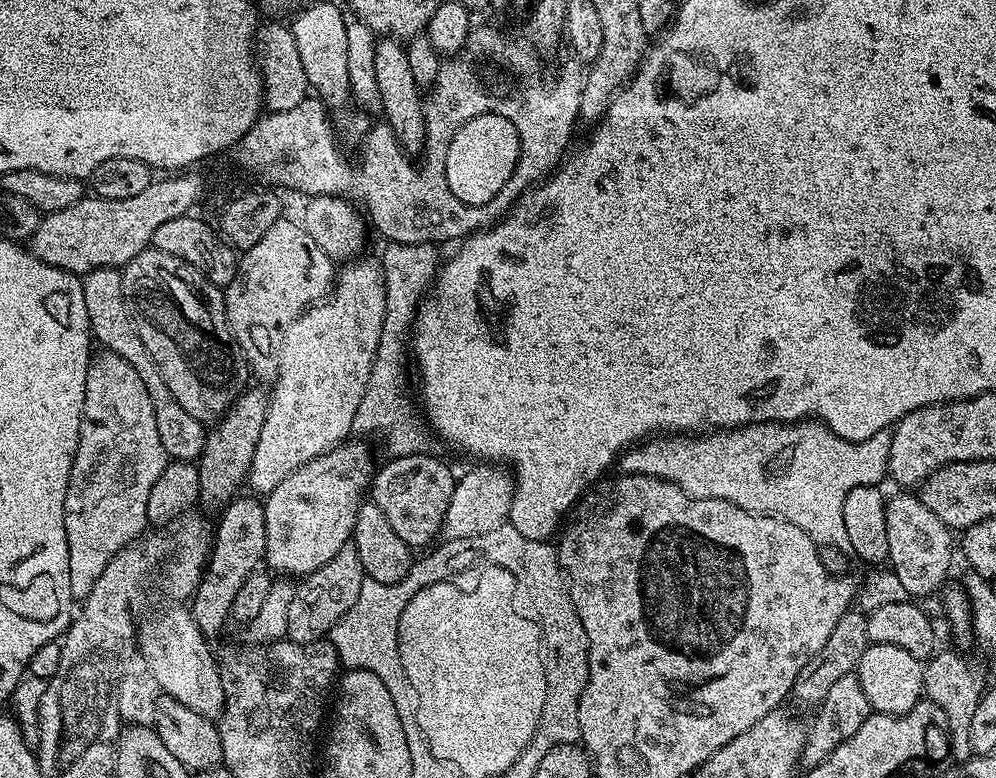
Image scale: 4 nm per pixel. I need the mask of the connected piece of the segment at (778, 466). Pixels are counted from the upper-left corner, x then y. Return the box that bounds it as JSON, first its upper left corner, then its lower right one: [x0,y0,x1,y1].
[618,418,891,553]

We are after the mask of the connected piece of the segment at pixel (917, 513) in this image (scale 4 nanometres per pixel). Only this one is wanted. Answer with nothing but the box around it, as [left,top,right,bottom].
[885,490,953,597]

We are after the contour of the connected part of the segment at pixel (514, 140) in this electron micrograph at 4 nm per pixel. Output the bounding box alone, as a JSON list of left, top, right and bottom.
[445,113,519,208]

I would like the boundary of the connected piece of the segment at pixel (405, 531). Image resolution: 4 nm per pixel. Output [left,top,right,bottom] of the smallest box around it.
[370,454,457,550]

